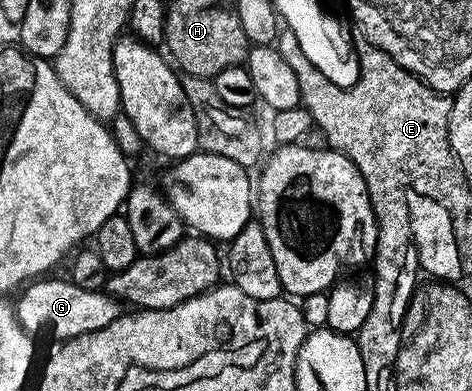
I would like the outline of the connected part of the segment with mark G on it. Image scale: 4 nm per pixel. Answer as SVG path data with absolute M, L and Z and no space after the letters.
M39 277L37 280L31 281L17 295L17 297L19 296L16 298L18 323L32 336L38 336L41 330L55 334L58 340L84 336L88 332L108 328L108 324L112 324L112 320L116 320L123 314L123 303L101 289L89 291L87 288L77 287L74 282L65 277L64 279L54 277Z

